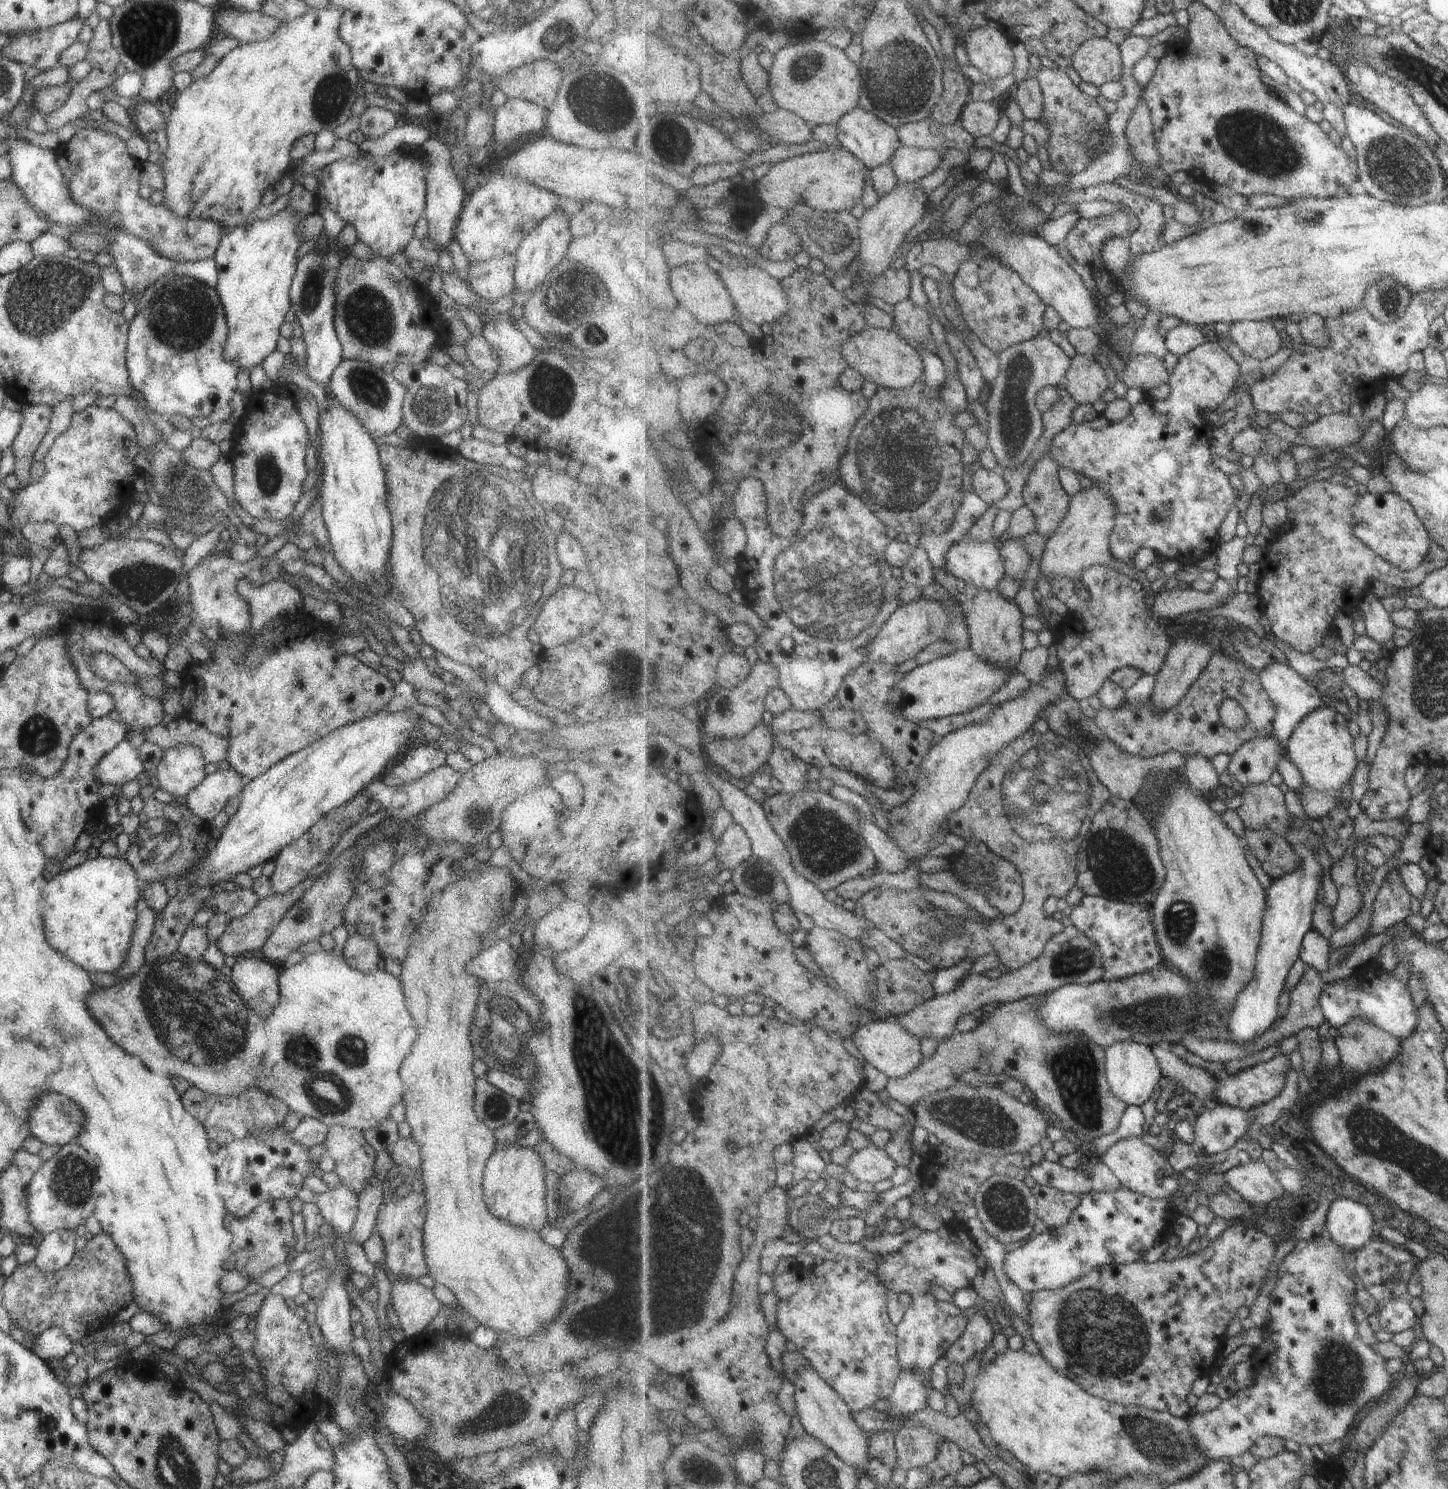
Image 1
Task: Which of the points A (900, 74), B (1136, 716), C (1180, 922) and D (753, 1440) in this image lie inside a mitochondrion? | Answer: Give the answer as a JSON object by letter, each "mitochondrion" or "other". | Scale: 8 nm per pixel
{"A":"mitochondrion","B":"other","C":"mitochondrion","D":"other"}

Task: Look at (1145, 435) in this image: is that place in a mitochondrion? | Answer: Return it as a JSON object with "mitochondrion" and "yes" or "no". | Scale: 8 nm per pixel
{"mitochondrion":"no"}

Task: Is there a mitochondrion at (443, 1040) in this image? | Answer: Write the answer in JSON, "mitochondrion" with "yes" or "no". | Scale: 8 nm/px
{"mitochondrion":"no"}

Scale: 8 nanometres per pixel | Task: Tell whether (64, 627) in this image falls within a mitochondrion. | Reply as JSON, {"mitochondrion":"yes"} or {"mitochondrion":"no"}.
{"mitochondrion":"no"}

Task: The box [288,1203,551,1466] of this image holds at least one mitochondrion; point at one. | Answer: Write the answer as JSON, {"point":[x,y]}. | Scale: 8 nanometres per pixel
{"point":[503,1413]}

